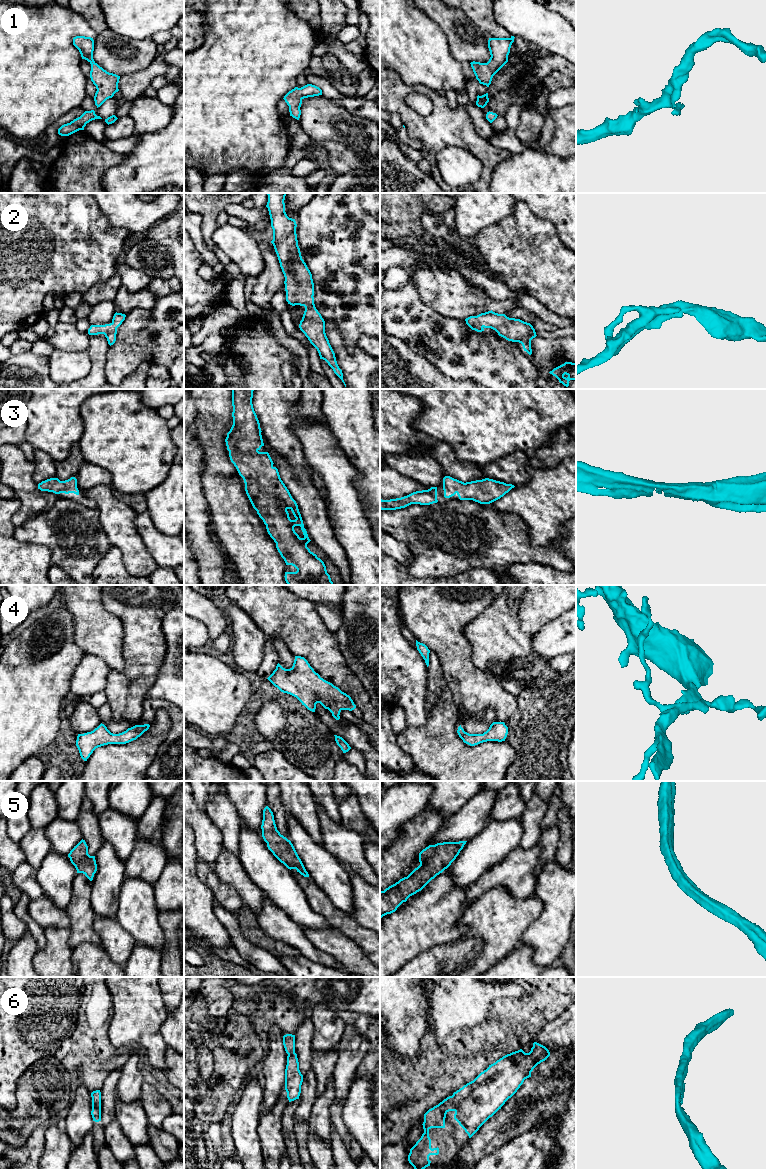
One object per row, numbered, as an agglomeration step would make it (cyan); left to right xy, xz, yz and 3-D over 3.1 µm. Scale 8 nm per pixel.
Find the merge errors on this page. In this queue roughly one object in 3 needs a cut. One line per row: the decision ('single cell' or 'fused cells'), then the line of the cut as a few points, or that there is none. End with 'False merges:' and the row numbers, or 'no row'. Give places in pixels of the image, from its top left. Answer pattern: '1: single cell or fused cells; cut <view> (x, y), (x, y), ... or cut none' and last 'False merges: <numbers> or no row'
1: single cell; cut none
2: single cell; cut none
3: single cell; cut none
4: single cell; cut none
5: single cell; cut none
6: single cell; cut none
False merges: no row

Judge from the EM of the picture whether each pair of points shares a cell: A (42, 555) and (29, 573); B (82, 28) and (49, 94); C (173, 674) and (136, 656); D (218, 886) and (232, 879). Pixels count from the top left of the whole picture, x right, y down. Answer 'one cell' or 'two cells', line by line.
A: one cell
B: one cell
C: two cells
D: two cells

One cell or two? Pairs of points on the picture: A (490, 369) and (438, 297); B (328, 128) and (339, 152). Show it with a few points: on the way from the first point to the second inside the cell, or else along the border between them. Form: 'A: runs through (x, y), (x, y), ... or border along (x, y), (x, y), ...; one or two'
A: border along (431, 306), (443, 315), (464, 319); two
B: border along (312, 139), (317, 141), (338, 141), (356, 153); two

